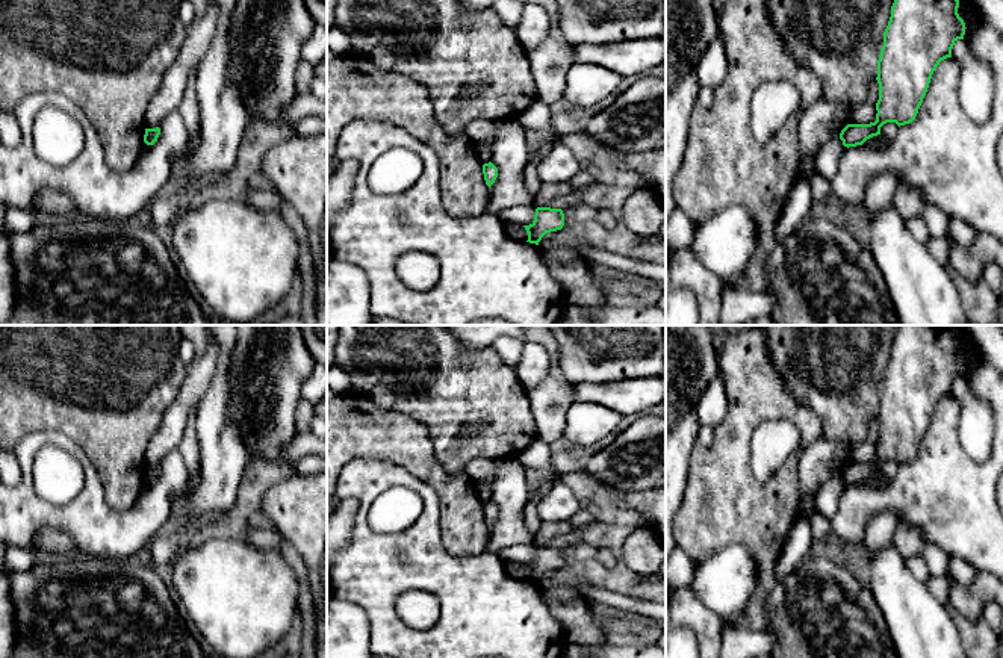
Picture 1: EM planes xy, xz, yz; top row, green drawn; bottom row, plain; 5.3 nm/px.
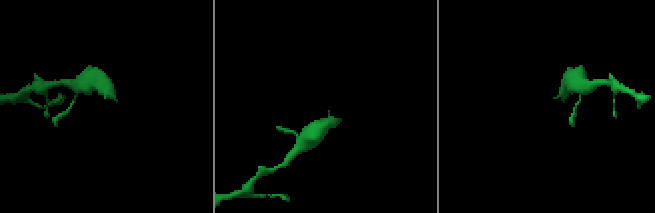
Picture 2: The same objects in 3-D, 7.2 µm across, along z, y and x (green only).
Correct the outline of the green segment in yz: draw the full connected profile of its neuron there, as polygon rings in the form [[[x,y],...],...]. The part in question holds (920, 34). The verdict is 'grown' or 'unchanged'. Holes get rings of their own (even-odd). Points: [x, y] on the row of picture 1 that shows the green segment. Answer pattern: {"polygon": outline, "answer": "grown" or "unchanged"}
{"polygon": [[[894,0],[877,61],[876,121],[847,124],[840,133],[844,147],[862,145],[867,139],[880,135],[880,127],[887,123],[900,127],[915,119],[933,71],[941,61],[952,57],[955,42],[964,39],[967,27],[958,8],[959,0]]], "answer": "unchanged"}

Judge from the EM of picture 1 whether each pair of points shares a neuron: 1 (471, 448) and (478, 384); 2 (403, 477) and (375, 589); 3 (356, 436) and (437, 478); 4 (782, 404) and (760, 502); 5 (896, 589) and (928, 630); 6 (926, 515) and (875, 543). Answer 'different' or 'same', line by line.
1: same
2: same
3: same
4: same
5: same
6: different

